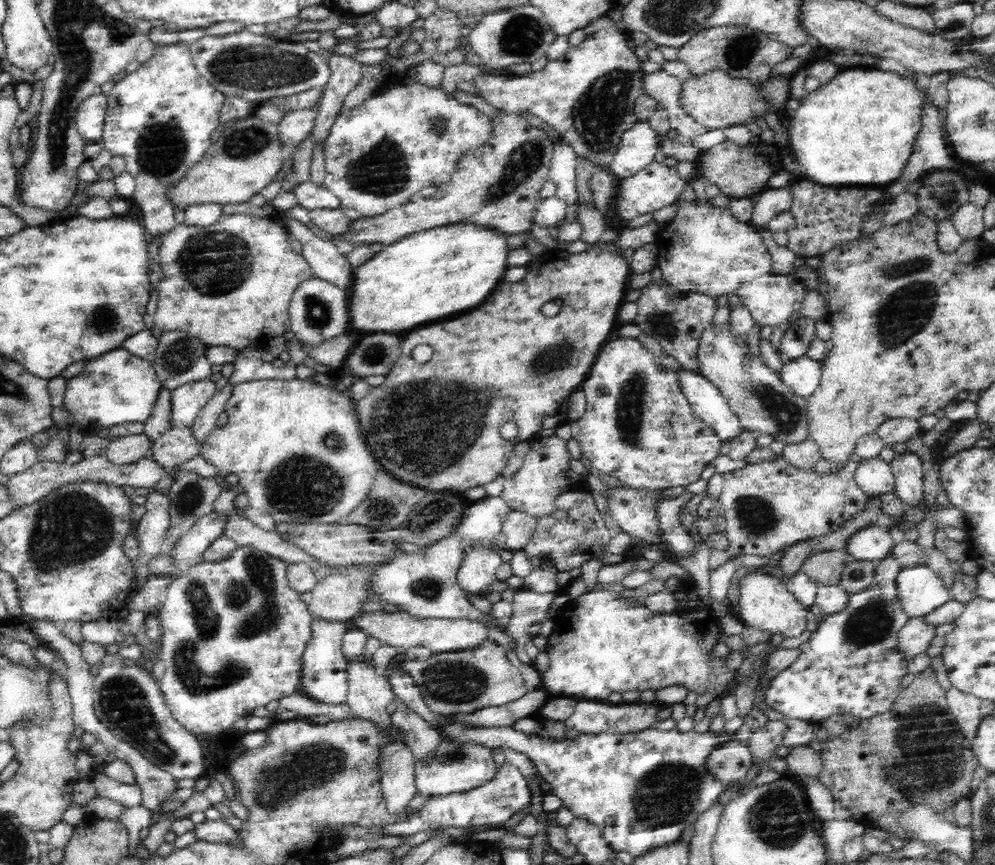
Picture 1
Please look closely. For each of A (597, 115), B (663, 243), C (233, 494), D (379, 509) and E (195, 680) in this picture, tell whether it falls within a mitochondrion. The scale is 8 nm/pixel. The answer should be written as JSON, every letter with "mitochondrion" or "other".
{"A":"mitochondrion","B":"other","C":"other","D":"mitochondrion","E":"mitochondrion"}

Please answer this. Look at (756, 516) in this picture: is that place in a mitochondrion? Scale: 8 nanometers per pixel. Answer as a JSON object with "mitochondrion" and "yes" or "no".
{"mitochondrion":"yes"}

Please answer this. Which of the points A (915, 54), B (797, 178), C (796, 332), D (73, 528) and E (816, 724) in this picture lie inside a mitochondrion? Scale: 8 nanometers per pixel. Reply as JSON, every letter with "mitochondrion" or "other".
{"A":"other","B":"other","C":"other","D":"mitochondrion","E":"other"}

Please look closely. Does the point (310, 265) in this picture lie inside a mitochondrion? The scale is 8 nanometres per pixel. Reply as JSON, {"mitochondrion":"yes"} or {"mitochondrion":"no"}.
{"mitochondrion":"no"}

